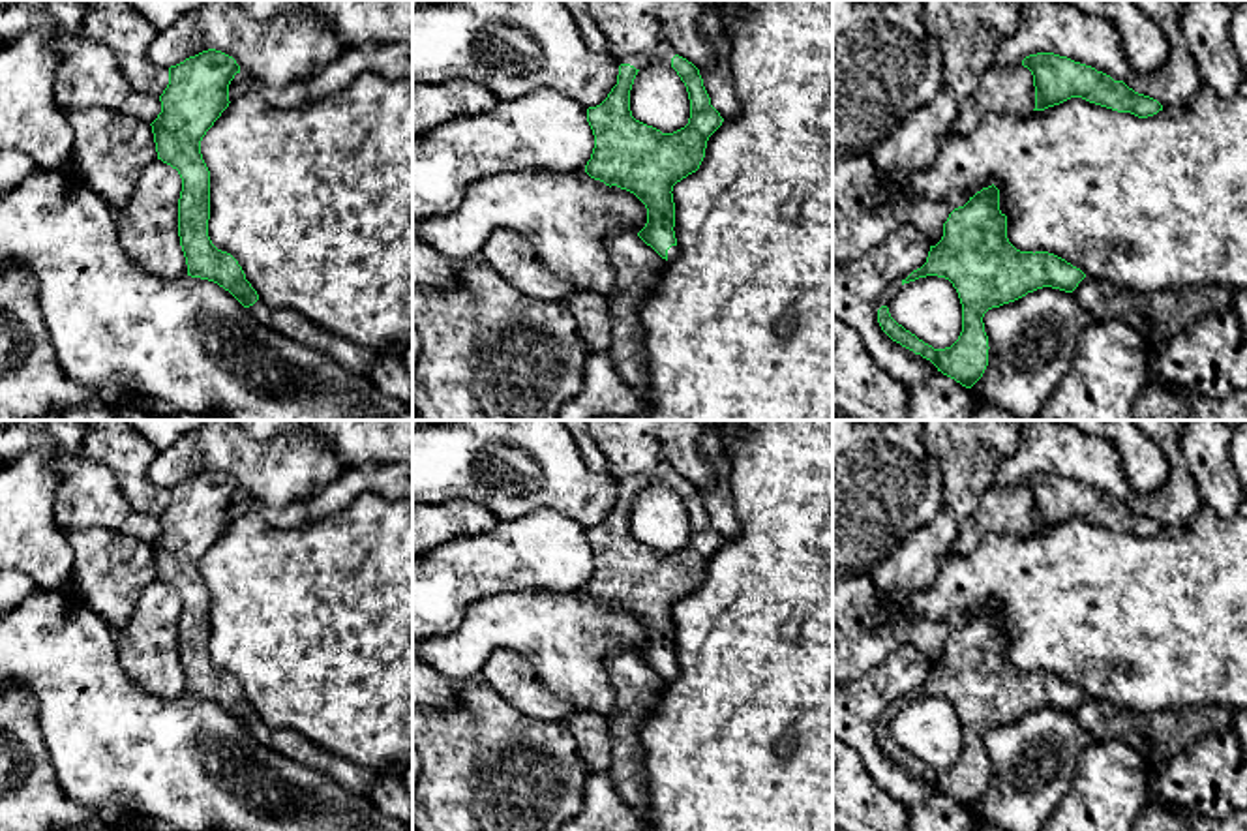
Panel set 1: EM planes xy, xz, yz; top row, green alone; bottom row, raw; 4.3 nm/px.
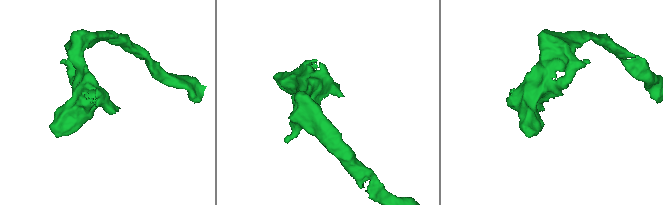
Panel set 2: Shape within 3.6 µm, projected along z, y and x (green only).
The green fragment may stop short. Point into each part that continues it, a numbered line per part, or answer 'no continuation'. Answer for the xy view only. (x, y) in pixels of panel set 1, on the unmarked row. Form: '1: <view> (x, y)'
1: xy (357, 779)

